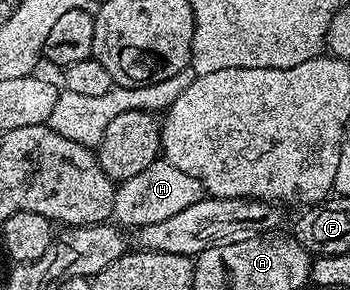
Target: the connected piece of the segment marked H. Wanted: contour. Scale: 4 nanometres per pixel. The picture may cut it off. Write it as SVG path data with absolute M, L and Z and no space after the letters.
M158 160L147 164L143 172L131 176L131 180L123 180L114 189L112 217L116 225L122 228L155 224L159 220L168 220L178 212L183 212L183 208L195 204L202 197L203 191L195 176L187 176L187 172L175 168L175 164Z

